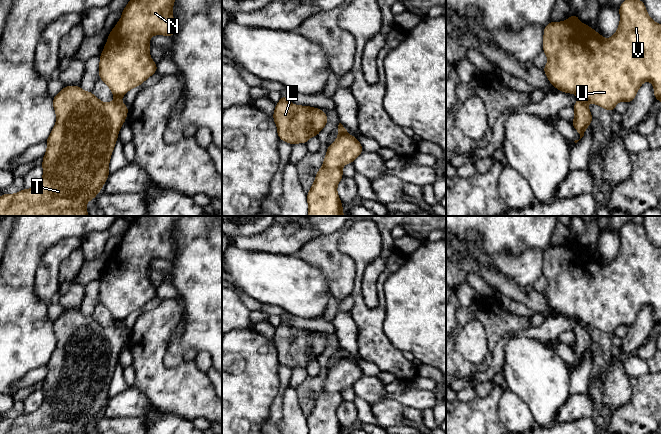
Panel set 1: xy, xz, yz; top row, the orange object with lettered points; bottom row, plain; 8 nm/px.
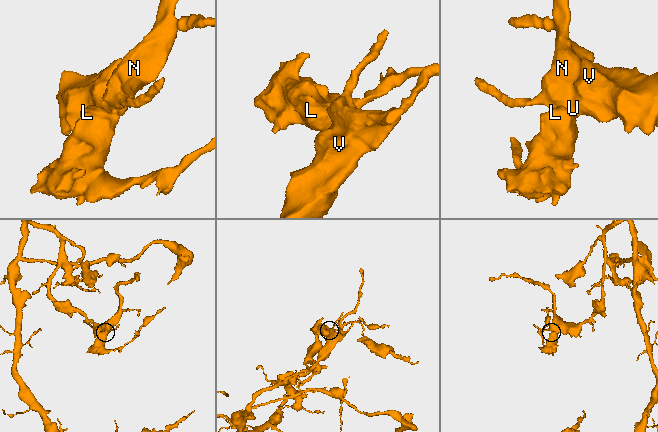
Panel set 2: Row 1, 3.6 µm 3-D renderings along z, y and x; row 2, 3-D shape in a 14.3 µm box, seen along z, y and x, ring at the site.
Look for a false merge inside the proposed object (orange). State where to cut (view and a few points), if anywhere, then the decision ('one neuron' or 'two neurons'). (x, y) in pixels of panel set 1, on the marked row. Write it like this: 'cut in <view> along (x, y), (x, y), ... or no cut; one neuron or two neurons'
cut in yz along (579, 98), (585, 102); two neurons

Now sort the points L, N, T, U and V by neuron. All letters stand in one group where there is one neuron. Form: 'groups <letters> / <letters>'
groups L T / N U V

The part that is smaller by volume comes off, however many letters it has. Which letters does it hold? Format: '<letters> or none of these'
L, T

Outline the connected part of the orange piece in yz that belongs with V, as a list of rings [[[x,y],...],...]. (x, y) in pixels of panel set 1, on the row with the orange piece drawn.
[[[625,0],[619,7],[619,13],[620,24],[616,33],[610,39],[604,39],[599,32],[597,33],[590,26],[581,23],[577,14],[574,13],[570,18],[563,22],[551,21],[544,27],[543,36],[543,52],[546,54],[548,62],[542,70],[546,73],[549,82],[559,91],[576,94],[579,99],[585,102],[597,104],[598,106],[611,112],[614,111],[616,104],[620,101],[627,101],[631,103],[635,99],[635,96],[644,81],[650,81],[653,84],[656,101],[661,101],[661,24],[658,24],[651,19],[642,0]]]

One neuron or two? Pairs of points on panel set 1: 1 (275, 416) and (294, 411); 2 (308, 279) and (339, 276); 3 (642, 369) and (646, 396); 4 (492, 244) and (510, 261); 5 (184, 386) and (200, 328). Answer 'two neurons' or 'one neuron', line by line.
1: two neurons
2: two neurons
3: two neurons
4: two neurons
5: two neurons

